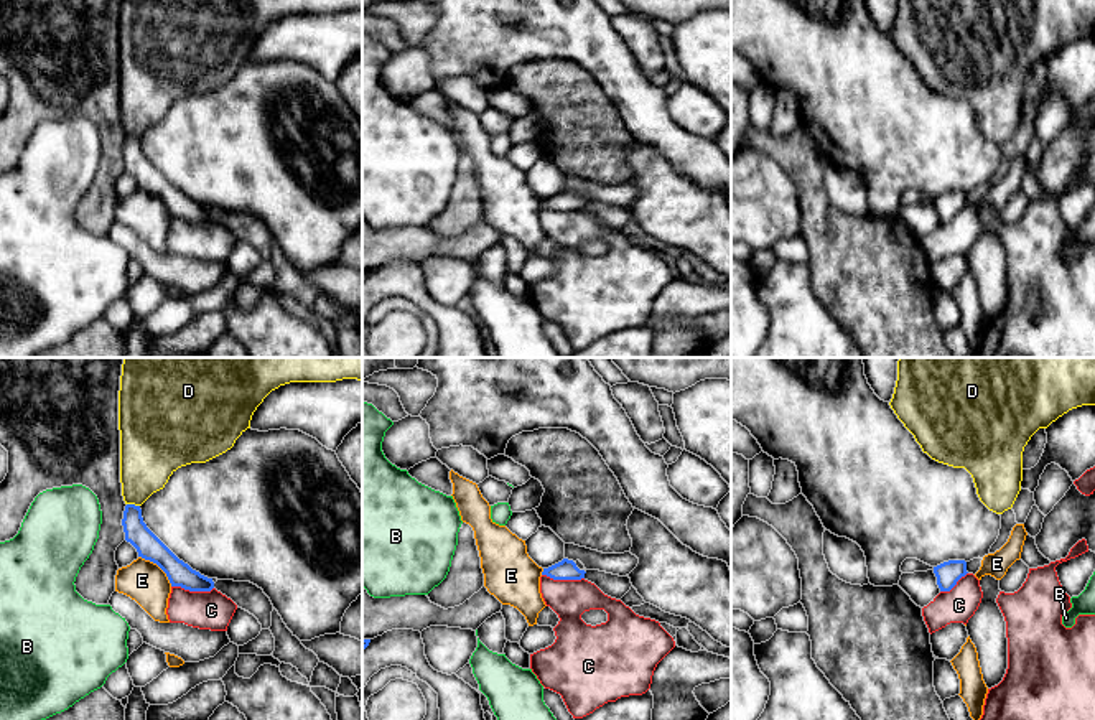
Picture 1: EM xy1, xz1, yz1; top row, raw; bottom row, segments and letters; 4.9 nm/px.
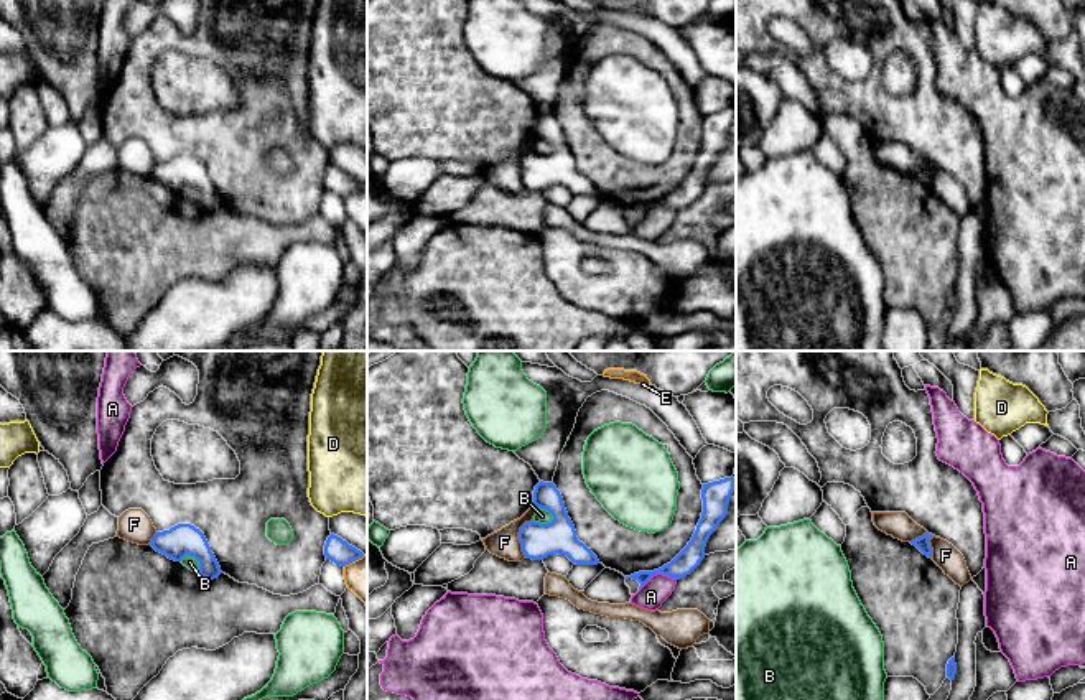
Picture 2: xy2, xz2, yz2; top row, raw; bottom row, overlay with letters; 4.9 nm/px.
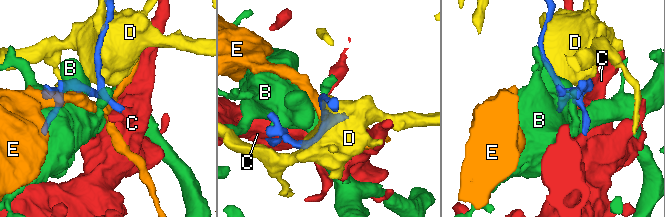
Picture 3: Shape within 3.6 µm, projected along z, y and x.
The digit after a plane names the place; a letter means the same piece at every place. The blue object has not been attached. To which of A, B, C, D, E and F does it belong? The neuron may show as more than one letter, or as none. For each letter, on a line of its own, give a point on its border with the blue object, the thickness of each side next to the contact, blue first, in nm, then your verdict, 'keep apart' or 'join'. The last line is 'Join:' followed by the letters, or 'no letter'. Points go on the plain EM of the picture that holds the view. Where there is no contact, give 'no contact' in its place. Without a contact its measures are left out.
A: xz2 (657, 203) | 110/130 nm | keep apart
B: xz2 (547, 140) | 170/70 nm | keep apart
C: xy1 (193, 221) | 120/190 nm | keep apart
D: xy1 (134, 135) | 120/280 nm | keep apart
E: xy1 (158, 196) | 120/200 nm | keep apart
F: xz2 (519, 168) | 170/140 nm | keep apart
Join: no letter

